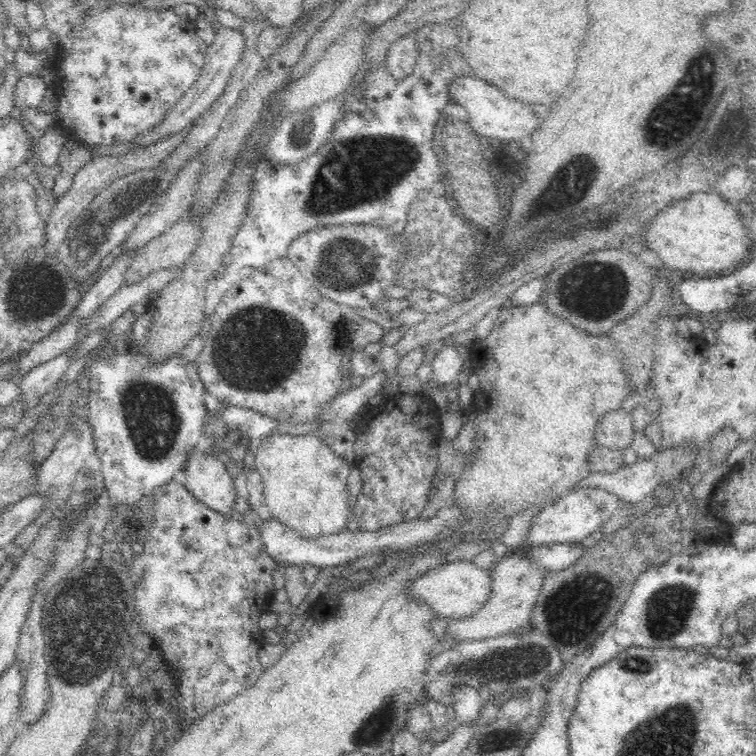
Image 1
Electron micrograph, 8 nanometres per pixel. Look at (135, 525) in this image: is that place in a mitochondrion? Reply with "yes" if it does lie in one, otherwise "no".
yes

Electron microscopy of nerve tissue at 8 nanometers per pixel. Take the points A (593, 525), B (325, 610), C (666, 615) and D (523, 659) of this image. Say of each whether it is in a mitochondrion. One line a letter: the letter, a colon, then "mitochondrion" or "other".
A: other
B: other
C: mitochondrion
D: mitochondrion

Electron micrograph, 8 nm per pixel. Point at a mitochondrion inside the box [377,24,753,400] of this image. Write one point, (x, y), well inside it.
(673, 119)

